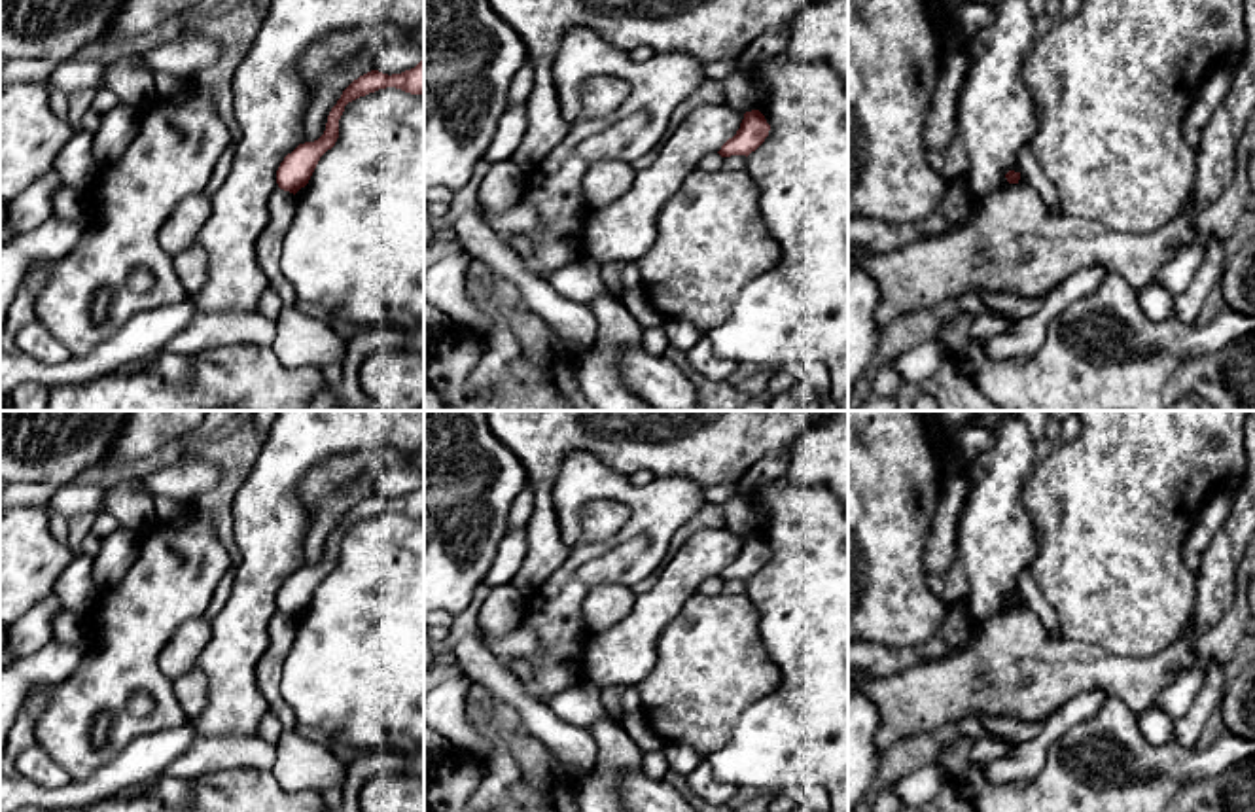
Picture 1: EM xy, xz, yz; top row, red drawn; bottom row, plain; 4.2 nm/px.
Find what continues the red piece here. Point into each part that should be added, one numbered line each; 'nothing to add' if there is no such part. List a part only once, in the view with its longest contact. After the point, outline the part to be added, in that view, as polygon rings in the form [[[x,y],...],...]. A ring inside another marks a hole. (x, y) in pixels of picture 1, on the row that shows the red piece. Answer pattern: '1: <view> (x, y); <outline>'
nothing to add

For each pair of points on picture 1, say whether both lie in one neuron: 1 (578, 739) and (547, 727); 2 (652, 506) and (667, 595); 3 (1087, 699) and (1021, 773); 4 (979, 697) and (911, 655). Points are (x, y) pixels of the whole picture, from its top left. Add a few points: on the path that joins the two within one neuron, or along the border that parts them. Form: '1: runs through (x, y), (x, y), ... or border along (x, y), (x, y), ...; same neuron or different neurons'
1: runs through (570, 739), (555, 733); same neuron
2: border along (669, 553), (655, 572); different neurons
3: runs through (1068, 716), (1032, 754); same neuron
4: border along (964, 646), (949, 657), (924, 661), (881, 678); different neurons

